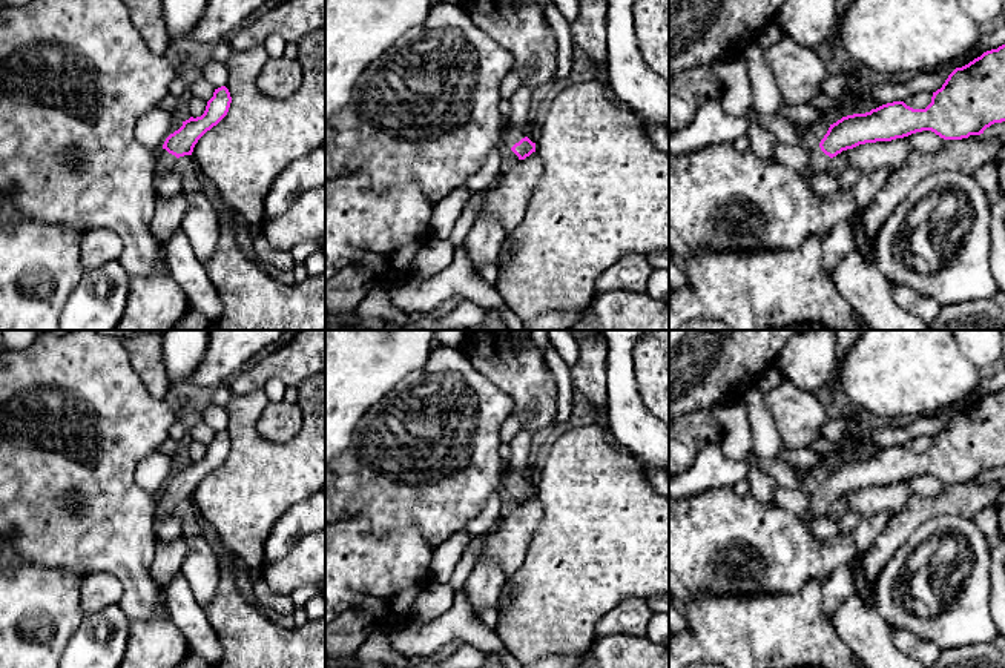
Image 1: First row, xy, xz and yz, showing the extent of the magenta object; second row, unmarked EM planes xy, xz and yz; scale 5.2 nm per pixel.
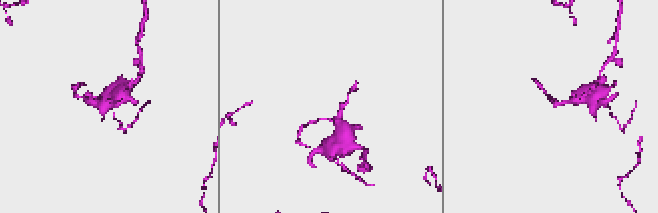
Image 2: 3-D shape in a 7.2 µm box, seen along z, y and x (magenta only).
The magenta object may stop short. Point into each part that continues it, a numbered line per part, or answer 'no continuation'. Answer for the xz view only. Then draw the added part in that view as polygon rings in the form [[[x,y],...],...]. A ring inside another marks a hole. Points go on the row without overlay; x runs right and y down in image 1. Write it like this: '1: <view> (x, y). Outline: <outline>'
1: xz (511, 478). Outline: [[[508,462],[503,464],[502,487],[505,487],[509,493],[525,481],[526,481],[525,475],[514,470]]]

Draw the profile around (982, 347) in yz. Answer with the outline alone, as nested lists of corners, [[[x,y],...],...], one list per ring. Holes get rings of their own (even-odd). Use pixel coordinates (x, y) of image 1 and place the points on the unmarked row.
[[[953,330],[959,350],[977,367],[994,365],[1003,356],[1000,330]]]

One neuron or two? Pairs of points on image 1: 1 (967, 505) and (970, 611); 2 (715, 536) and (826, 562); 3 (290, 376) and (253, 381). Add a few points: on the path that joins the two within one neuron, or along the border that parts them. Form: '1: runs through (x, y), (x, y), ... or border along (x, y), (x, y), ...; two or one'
1: border along (930, 518), (953, 515), (972, 521); two
2: runs through (743, 538), (780, 556), (798, 556); one
3: runs through (281, 370), (263, 372); one

